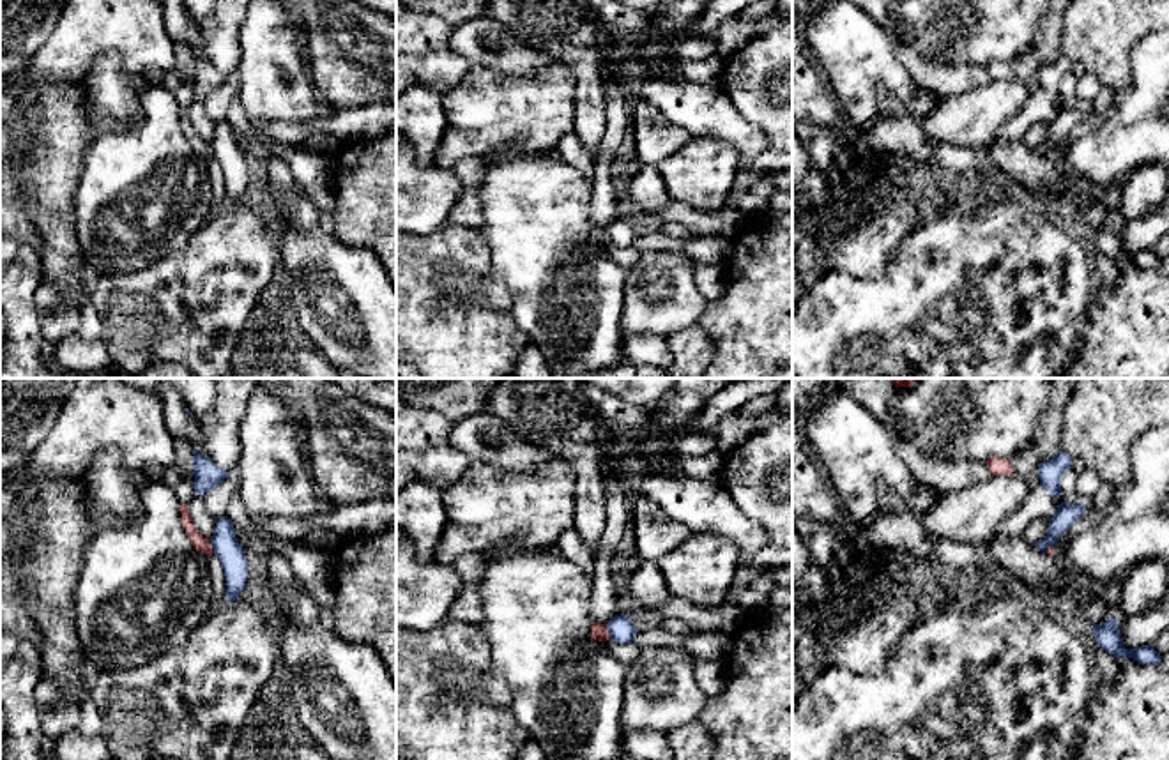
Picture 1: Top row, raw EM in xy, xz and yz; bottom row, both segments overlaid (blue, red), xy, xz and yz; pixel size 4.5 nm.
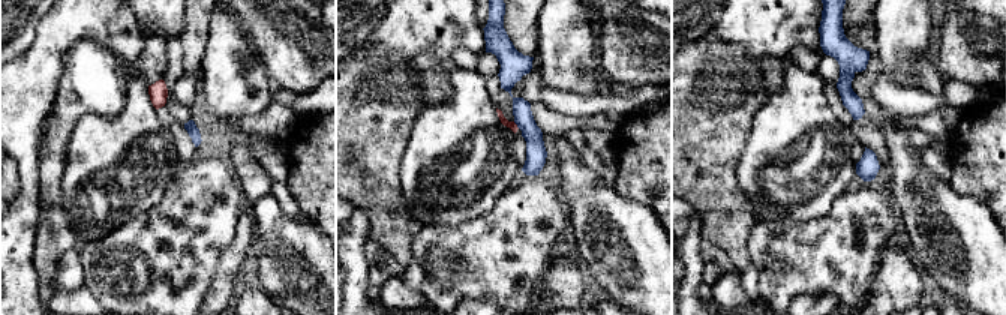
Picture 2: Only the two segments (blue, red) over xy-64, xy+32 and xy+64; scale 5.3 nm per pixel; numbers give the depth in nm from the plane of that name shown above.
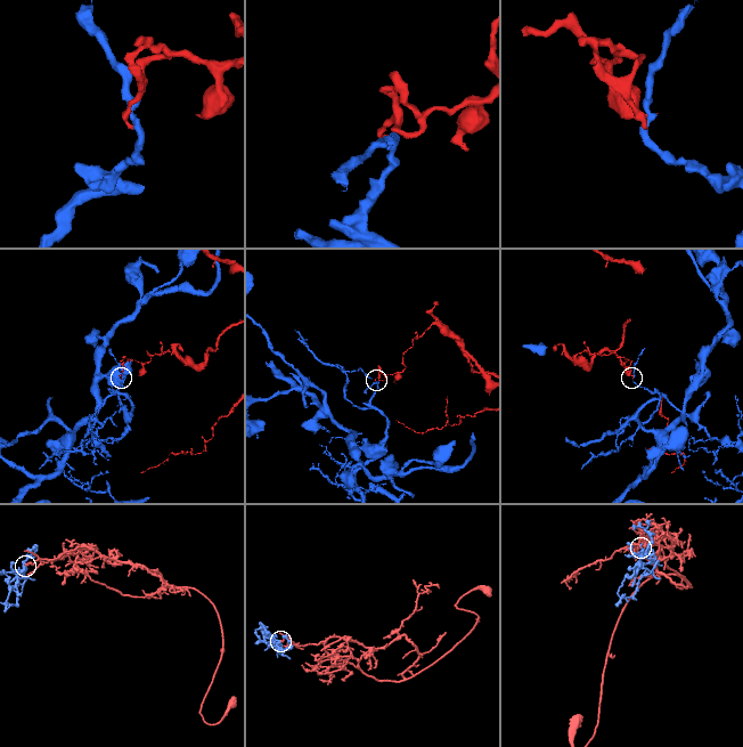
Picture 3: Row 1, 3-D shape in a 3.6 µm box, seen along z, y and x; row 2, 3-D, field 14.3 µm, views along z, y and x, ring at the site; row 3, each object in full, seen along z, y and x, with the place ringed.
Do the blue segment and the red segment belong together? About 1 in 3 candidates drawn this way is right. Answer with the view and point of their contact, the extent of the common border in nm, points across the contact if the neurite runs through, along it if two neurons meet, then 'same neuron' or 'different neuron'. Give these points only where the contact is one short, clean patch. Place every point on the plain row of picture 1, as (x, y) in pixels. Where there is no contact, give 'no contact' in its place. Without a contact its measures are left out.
contact xy (213, 151); length 70 nm; border xy (209, 144), (214, 156); different neuron

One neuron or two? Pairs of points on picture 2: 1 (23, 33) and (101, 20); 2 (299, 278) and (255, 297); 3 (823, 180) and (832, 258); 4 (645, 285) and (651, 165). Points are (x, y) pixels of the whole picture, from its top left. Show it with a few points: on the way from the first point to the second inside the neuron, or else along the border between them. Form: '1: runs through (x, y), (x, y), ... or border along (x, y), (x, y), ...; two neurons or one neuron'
1: border along (45, 15), (38, 24), (35, 39), (15, 57); two neurons
2: border along (260, 288), (273, 299); two neurons
3: border along (849, 188), (834, 201), (826, 213), (793, 221); two neurons
4: border along (616, 192), (646, 204), (655, 213); two neurons

